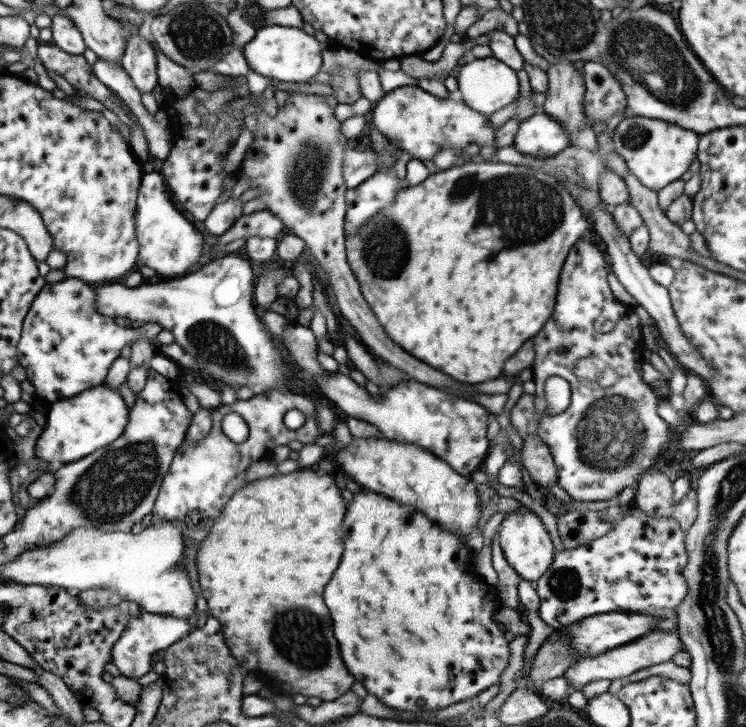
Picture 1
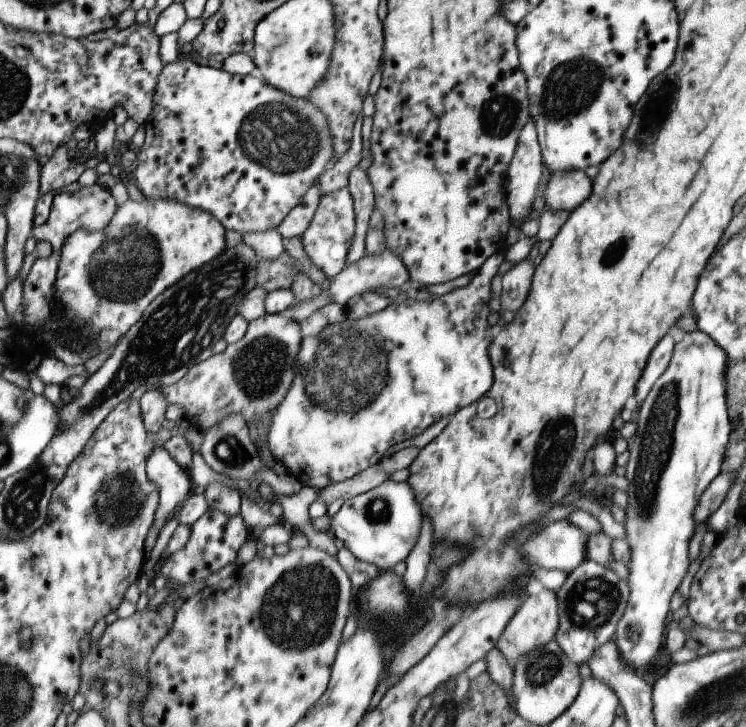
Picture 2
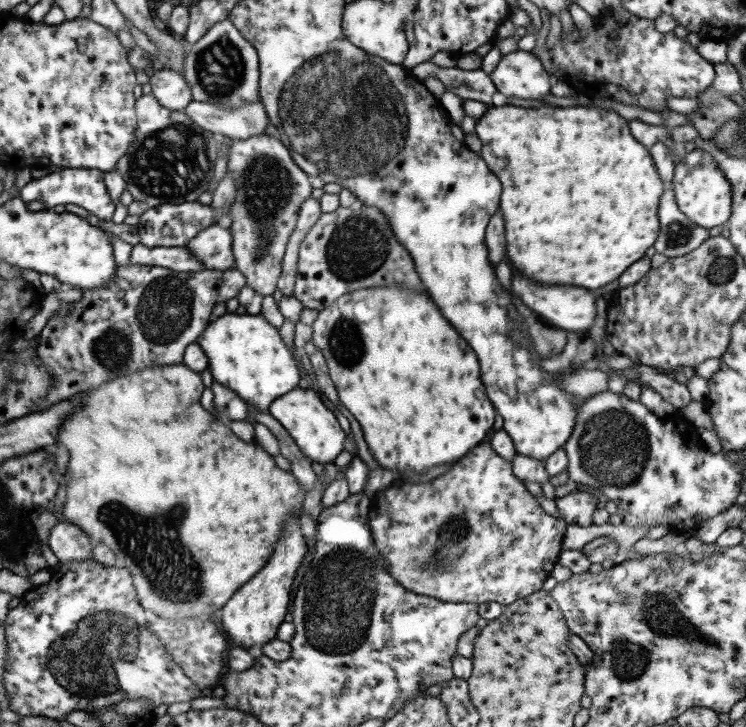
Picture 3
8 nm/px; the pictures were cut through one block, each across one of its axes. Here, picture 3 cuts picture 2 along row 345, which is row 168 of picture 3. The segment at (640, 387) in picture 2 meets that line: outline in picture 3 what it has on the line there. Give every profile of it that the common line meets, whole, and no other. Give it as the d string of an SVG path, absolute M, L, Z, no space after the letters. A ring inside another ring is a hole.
M661 140L655 142L651 148L649 148L649 154L655 162L655 170L659 174L659 180L663 182L665 190L663 190L663 196L659 200L659 208L657 208L657 218L659 218L659 236L653 244L653 250L655 254L661 254L661 256L667 256L667 258L679 258L679 256L685 256L689 252L693 252L695 248L699 248L701 244L705 244L705 240L709 238L707 236L707 230L701 228L701 226L693 226L679 210L677 210L677 204L675 204L675 194L671 190L671 184L673 184L673 170L675 170L675 164L669 156L669 148L667 144L663 144Z

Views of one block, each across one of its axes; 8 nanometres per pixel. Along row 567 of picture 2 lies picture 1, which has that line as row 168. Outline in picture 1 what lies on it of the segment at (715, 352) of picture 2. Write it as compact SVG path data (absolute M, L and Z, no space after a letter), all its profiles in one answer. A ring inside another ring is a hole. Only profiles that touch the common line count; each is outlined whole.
M625 108L625 120L621 120L613 132L613 150L625 160L627 170L641 182L641 186L651 192L659 192L667 184L681 180L683 172L687 172L691 162L697 158L697 146L697 132L685 130L665 120L637 116L631 108Z

